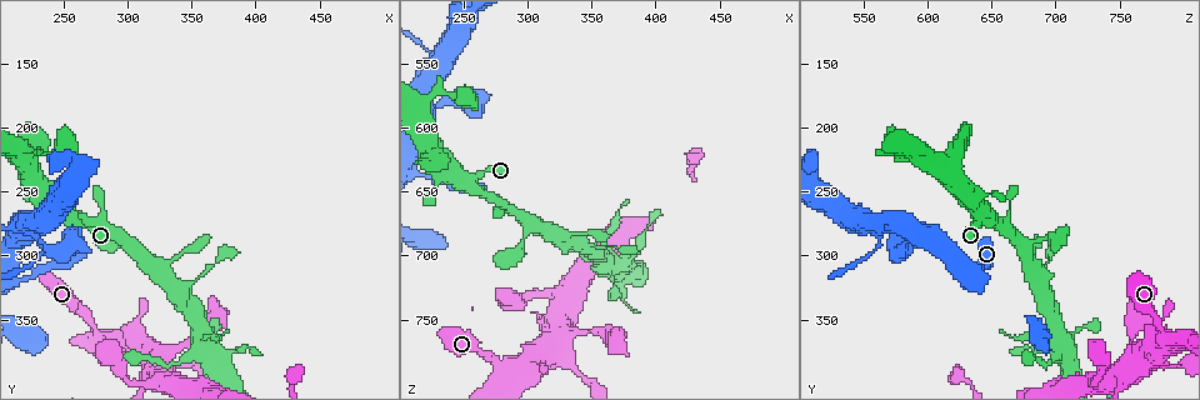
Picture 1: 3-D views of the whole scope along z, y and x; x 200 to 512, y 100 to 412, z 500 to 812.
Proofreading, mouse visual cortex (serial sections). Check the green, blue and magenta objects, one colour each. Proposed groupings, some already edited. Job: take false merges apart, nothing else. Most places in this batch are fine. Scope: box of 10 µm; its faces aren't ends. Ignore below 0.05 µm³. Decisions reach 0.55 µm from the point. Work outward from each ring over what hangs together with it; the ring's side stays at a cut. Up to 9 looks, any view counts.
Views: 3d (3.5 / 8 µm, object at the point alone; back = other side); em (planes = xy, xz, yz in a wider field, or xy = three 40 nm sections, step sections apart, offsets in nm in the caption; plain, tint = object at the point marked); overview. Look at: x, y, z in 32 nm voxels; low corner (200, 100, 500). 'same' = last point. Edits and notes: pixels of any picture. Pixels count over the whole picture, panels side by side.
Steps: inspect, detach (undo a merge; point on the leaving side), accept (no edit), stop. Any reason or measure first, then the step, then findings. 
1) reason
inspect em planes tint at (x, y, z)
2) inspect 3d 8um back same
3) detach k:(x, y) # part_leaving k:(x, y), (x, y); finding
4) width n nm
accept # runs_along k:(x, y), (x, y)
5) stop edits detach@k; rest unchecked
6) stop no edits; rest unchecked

branch point
inspect 3d 3.5um at (276, 360, 786)

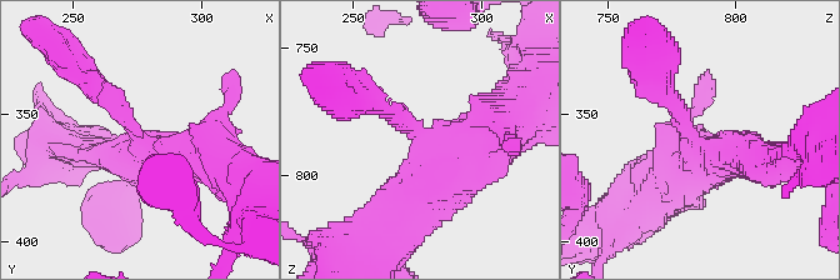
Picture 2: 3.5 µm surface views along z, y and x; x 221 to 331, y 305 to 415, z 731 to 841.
arms 4; arm_widths 200, 500, 500, 500 nm
inspect em xy step 3 tint at (277, 361, 784)

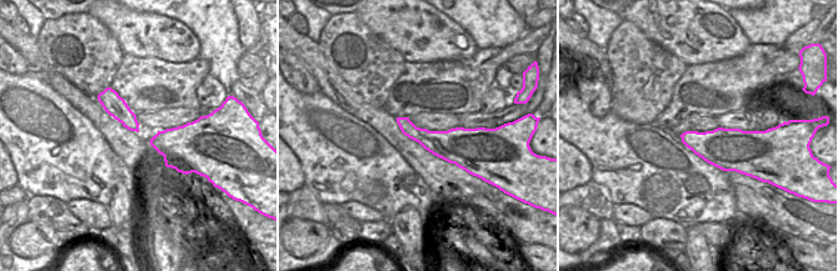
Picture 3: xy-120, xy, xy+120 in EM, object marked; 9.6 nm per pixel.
accept # runs_along 2:(89, 79), (143, 140), (215, 163); all the same cell

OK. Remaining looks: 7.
thin neck
inspect 3d 3.5um at (332, 380, 762)

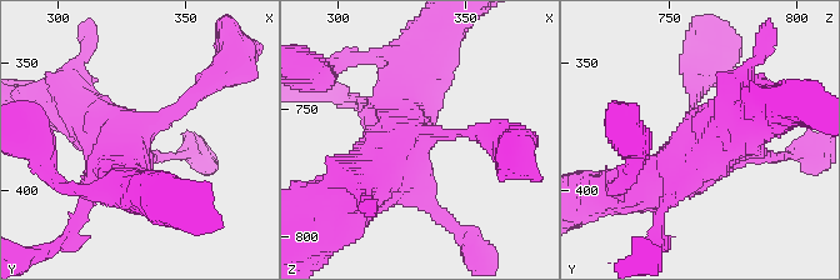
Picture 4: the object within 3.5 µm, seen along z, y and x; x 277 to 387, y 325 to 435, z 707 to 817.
now the EM
inspect em xy step 5 tint at (333, 381, 761)

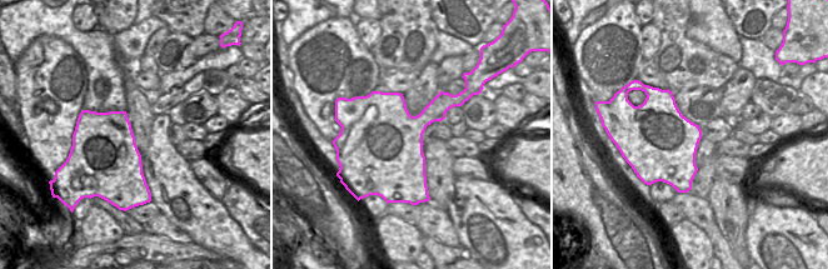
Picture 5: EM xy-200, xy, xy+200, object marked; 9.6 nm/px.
width 700 nm
accept # runs_along 4:(744, 116), (725, 139), (625, 193); all the same cell

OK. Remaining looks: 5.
sharp bend
inspect 3d 8um at (232, 298, 556)

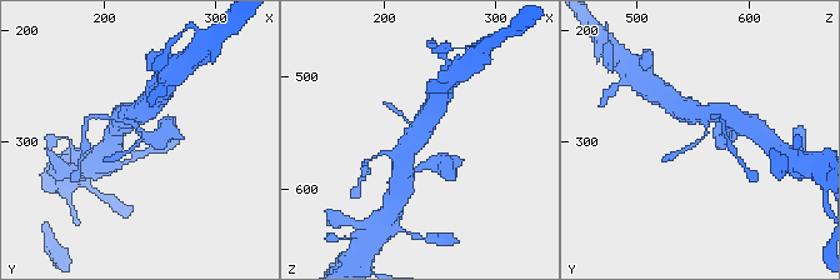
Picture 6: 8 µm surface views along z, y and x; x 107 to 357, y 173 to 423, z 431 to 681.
zoom in
inspect 3d 3.5um same

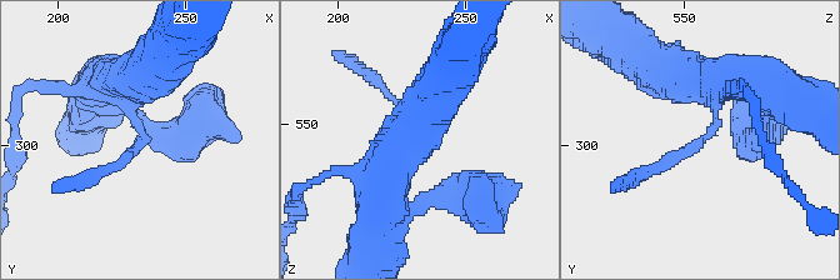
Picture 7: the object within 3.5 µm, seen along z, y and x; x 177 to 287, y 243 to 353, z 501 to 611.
arm_widths 100, 500 nm
inspect em xy step 2 tint at (234, 299, 556)

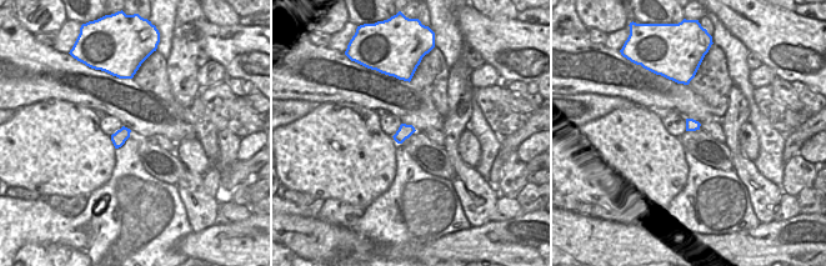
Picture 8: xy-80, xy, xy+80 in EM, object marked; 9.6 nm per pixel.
accept # runs_along 7:(724, 80), (705, 138), (641, 173); all the same cell

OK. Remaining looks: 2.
sharp bend
inspect 3d 8um at (246, 220, 578)

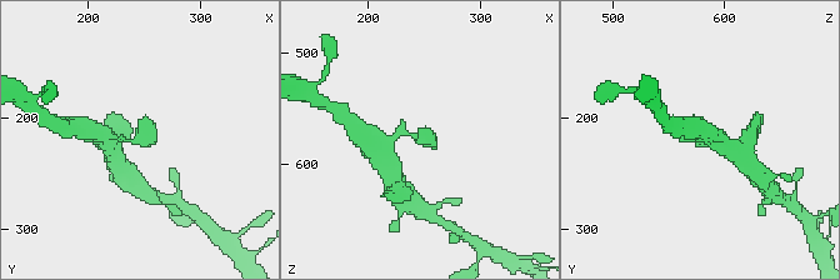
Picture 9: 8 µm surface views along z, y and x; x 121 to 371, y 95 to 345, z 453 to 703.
inspect em xy step 5 tint same

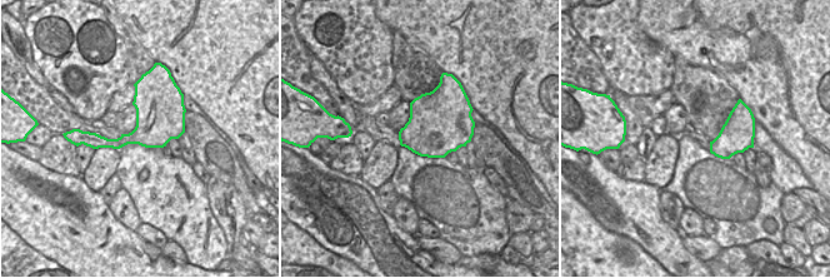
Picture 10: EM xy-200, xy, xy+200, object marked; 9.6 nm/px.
accept # runs_along 9:(110, 135), (141, 139), (144, 116); all the same cell

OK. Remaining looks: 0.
stop no edits; rest unchecked

